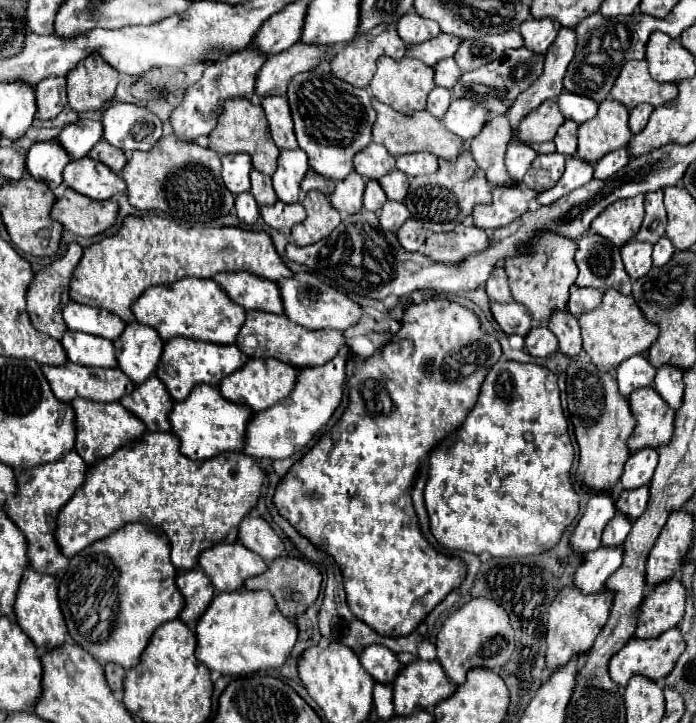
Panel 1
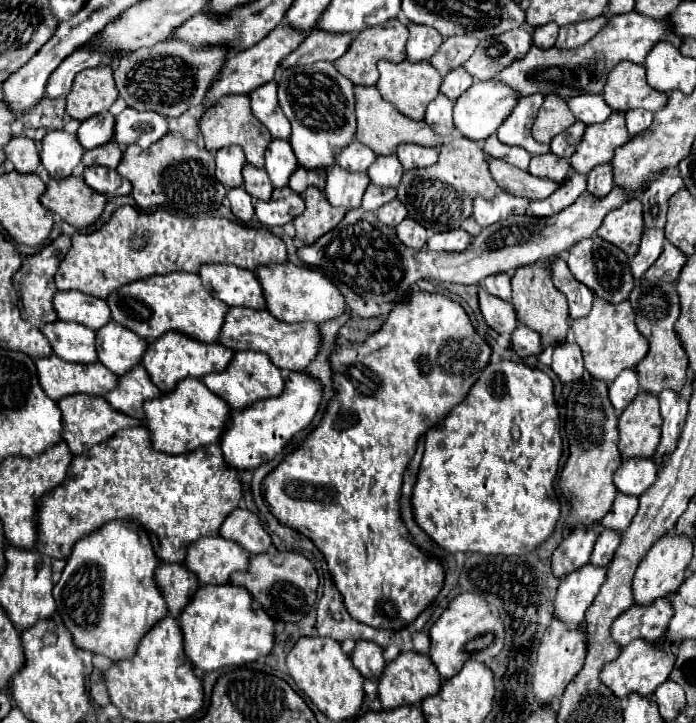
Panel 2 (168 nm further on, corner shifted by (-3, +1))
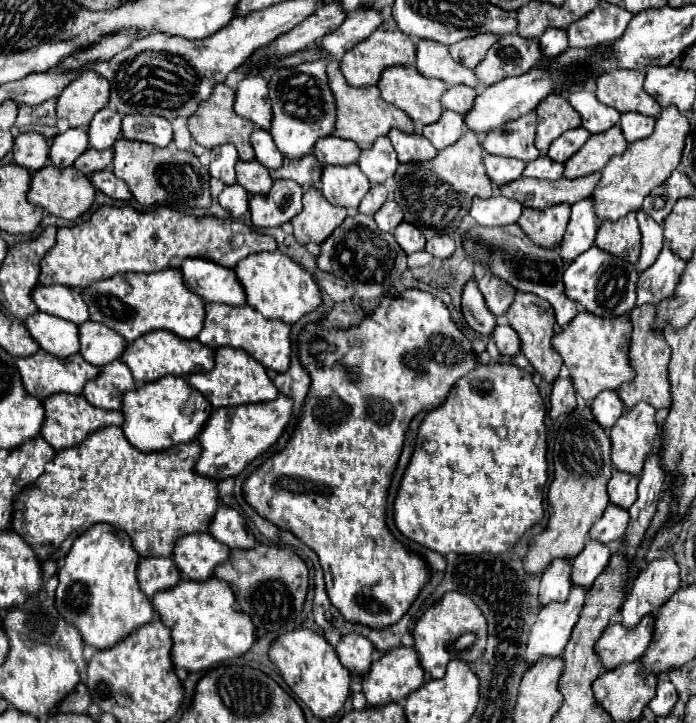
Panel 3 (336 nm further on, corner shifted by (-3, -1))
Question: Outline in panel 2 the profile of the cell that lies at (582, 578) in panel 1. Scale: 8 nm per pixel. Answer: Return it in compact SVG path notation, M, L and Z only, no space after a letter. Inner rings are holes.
M584 565L574 573L568 573L558 585L554 599L554 615L562 619L570 629L578 627L584 621L584 613L598 595L602 583L606 581L608 567Z

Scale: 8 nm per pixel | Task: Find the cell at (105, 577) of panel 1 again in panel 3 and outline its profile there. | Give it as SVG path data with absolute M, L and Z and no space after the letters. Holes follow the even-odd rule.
M96 523L84 531L68 551L64 565L58 569L56 609L68 623L78 627L88 645L108 649L154 619L156 611L136 581L138 559L130 537L108 523Z

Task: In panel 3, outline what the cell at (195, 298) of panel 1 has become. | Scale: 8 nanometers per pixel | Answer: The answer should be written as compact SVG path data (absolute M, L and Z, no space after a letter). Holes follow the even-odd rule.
M178 269L114 275L112 279L90 283L80 291L80 295L88 305L90 319L104 323L128 343L156 329L172 331L182 339L194 339L198 337L198 331L202 331L202 299L184 287L182 273Z

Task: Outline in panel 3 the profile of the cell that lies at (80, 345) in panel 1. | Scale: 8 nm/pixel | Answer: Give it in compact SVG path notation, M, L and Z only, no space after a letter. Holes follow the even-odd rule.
M38 311L24 319L24 327L40 349L50 355L66 357L78 353L78 327L70 321Z

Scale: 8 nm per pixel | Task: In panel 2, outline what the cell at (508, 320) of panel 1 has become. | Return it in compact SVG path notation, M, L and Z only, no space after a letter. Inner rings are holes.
M480 289L480 309L484 315L484 321L498 333L512 333L518 327L518 315L514 311L514 305L508 301L502 301L500 297L492 297L484 289Z

